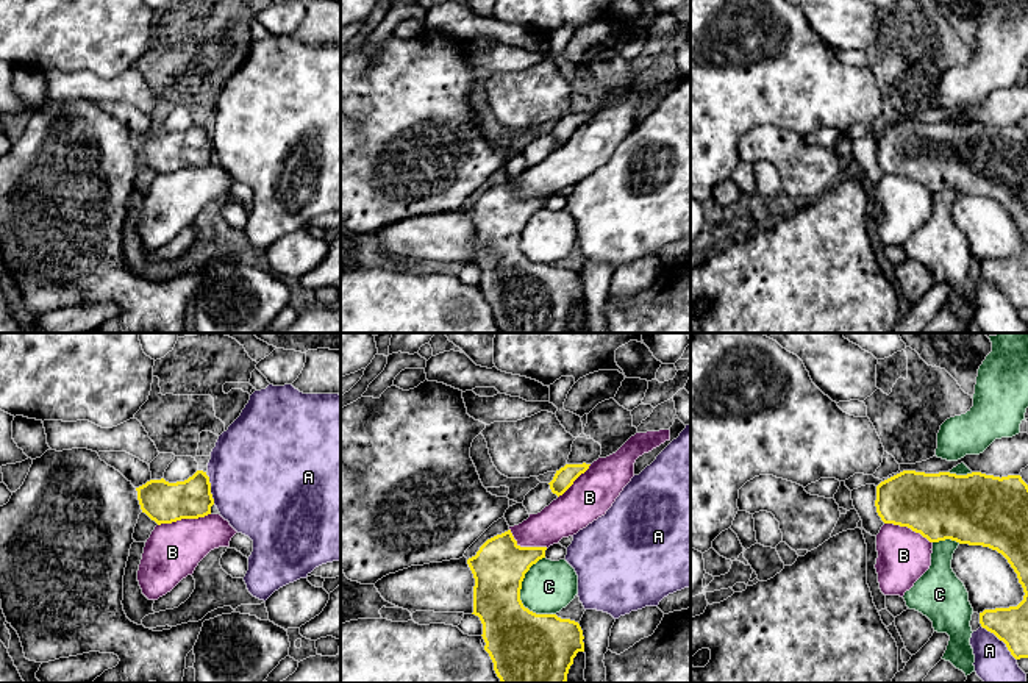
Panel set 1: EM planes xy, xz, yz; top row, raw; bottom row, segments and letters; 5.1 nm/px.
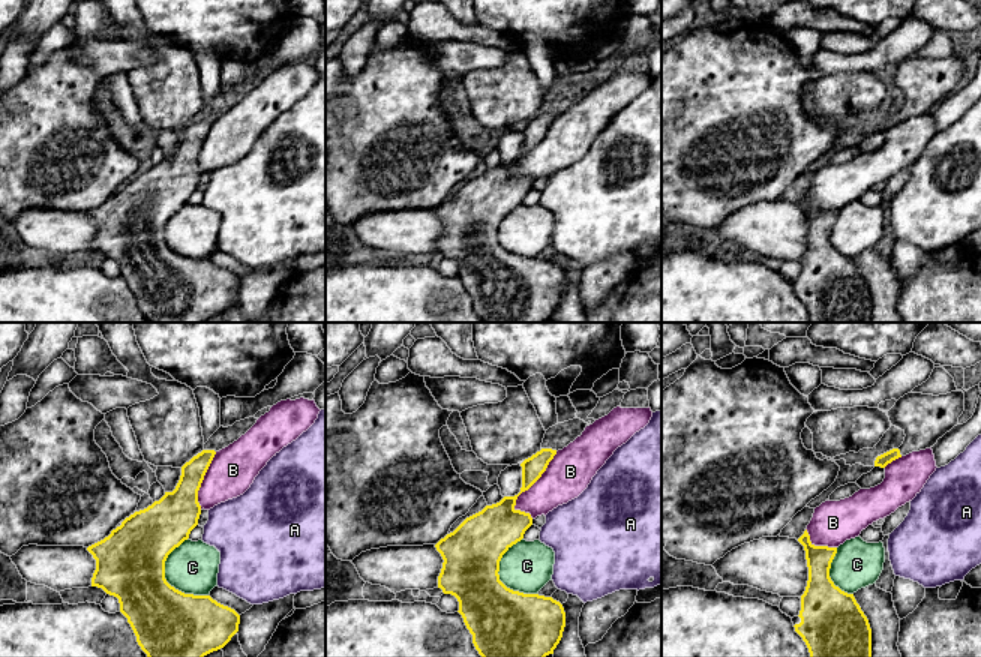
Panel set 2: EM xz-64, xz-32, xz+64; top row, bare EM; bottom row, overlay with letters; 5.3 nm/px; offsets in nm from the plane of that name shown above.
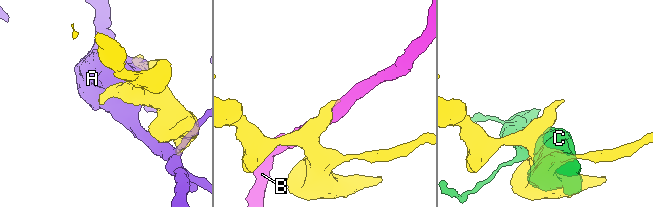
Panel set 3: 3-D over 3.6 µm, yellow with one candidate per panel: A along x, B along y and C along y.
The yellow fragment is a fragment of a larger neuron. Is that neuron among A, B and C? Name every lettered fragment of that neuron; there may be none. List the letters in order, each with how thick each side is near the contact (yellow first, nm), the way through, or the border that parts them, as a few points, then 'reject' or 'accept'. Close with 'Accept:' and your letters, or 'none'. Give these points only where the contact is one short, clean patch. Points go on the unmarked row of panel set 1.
A: calibres 180 and 220 nm; reject
B: calibres 220 and 280 nm; reject
C: calibres 360 and 260 nm; reject
Accept: none

